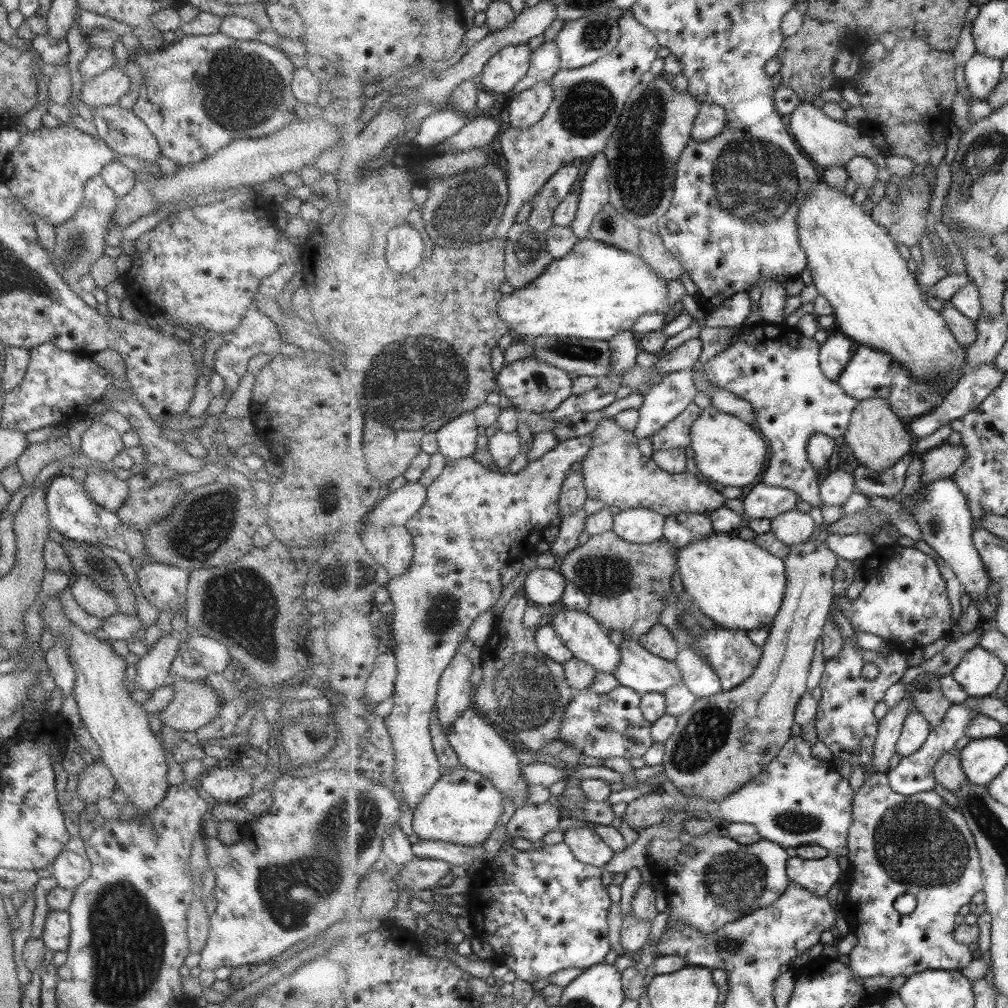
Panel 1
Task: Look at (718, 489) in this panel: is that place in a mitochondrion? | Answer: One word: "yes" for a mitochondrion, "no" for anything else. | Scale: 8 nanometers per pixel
no

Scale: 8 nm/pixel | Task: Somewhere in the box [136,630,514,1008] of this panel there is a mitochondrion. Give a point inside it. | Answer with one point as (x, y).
(273, 880)

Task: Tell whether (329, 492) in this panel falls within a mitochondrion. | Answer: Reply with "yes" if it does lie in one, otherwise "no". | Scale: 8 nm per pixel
yes

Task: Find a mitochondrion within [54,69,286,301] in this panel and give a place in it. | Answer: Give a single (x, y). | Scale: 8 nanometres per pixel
(76, 246)

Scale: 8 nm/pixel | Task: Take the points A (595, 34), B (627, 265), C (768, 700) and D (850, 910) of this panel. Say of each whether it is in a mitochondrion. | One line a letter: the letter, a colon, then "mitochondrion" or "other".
A: mitochondrion
B: other
C: other
D: other

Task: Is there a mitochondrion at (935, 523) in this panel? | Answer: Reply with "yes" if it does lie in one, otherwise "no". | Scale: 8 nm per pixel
yes

